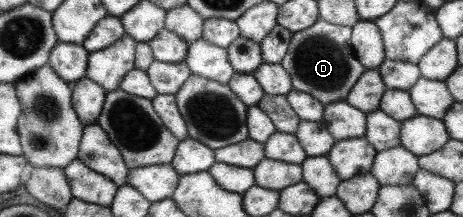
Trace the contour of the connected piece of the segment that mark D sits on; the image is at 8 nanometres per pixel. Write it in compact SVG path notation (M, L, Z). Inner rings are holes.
M319 18L309 28L292 33L279 65L289 75L293 89L309 94L323 106L345 101L349 89L365 69L348 43L350 34L350 26L334 25Z

